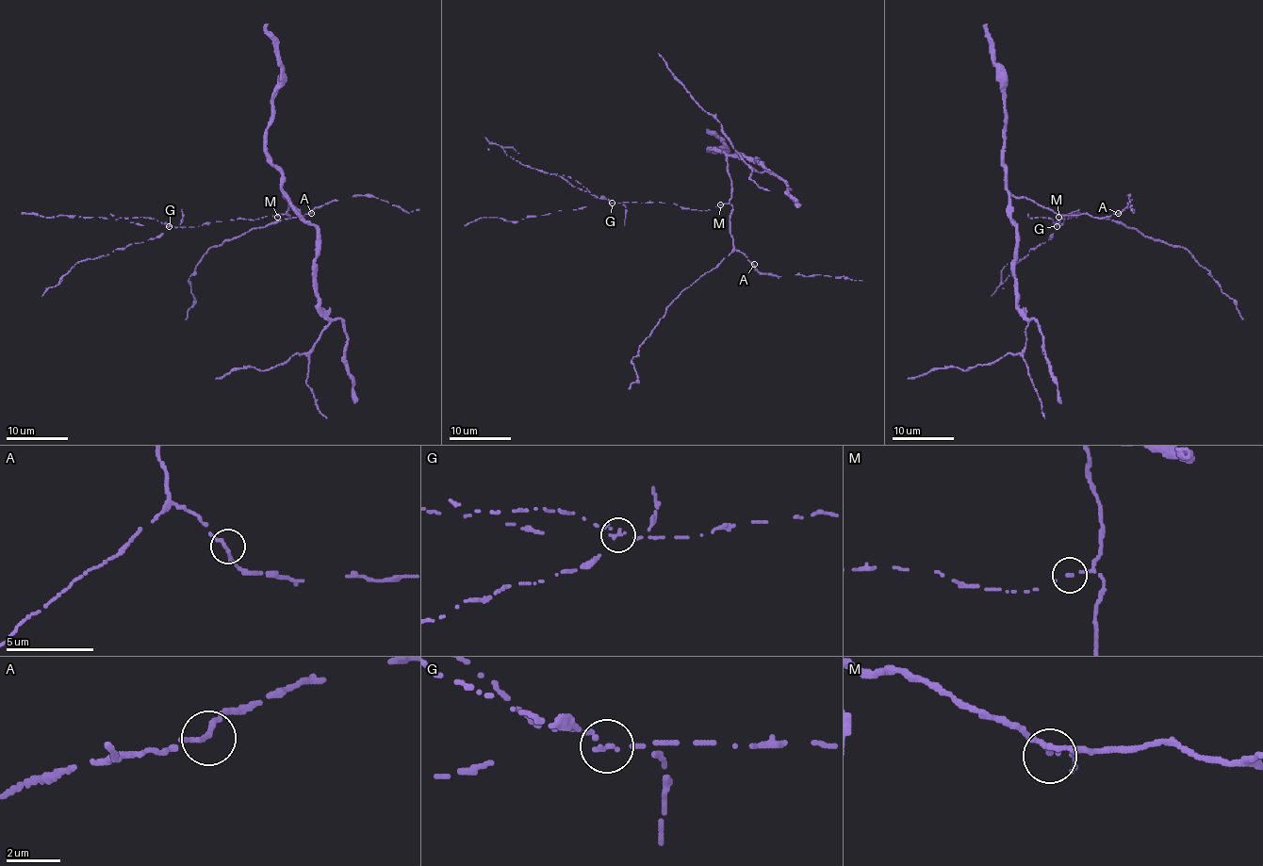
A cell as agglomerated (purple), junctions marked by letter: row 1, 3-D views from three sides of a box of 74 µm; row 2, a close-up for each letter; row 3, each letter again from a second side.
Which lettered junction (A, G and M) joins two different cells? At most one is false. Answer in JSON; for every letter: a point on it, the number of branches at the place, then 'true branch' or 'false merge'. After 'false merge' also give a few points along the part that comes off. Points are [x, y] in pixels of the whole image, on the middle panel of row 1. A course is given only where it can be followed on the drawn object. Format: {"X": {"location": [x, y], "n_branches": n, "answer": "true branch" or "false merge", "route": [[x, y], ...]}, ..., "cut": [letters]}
{"A": {"location": [754, 264], "n_branches": 1, "answer": "true branch"}, "G": {"location": [612, 203], "n_branches": 1, "answer": "false merge", "route": [[612, 203], [572, 187], [558, 175], [521, 165], [484, 137]]}, "M": {"location": [720, 204], "n_branches": 1, "answer": "true branch"}, "cut": ["G"]}

